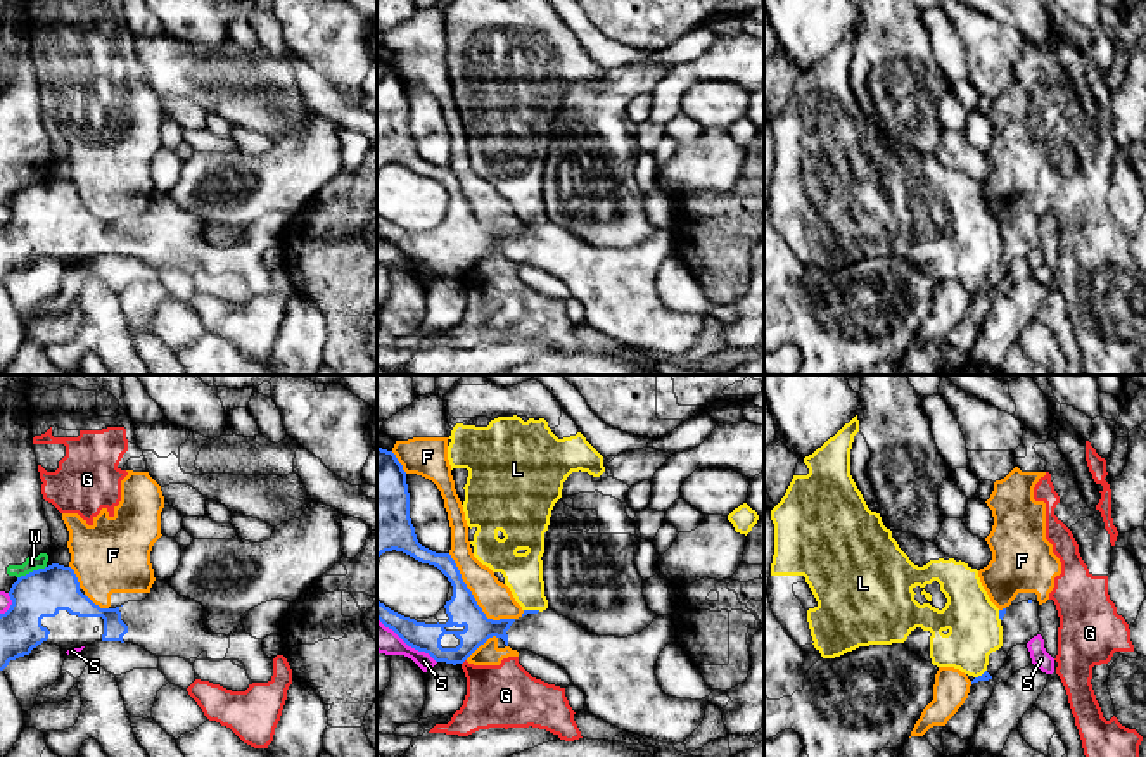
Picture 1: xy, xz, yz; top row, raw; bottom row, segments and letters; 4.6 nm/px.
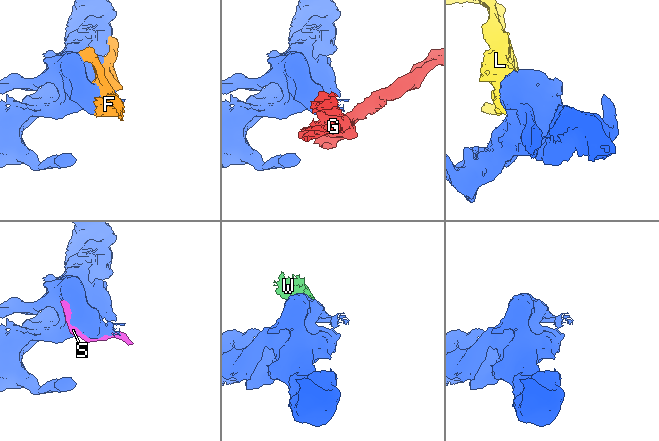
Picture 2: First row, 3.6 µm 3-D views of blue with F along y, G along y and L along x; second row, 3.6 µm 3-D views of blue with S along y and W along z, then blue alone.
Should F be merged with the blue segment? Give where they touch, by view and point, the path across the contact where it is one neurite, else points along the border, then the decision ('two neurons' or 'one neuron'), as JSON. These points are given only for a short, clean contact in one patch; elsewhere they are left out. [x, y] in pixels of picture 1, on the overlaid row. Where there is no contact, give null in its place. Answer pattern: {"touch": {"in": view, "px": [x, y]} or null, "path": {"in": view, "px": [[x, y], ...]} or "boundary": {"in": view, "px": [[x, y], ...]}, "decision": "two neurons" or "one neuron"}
{"touch": {"in": "xz", "px": [474, 598]}, "decision": "two neurons"}

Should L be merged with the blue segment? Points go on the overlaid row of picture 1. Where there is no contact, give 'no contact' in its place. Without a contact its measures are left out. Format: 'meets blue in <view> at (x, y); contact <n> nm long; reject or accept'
meets blue in xz at (533, 610); contact 80 nm long; reject

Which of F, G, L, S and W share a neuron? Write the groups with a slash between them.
F G / L / S / W

